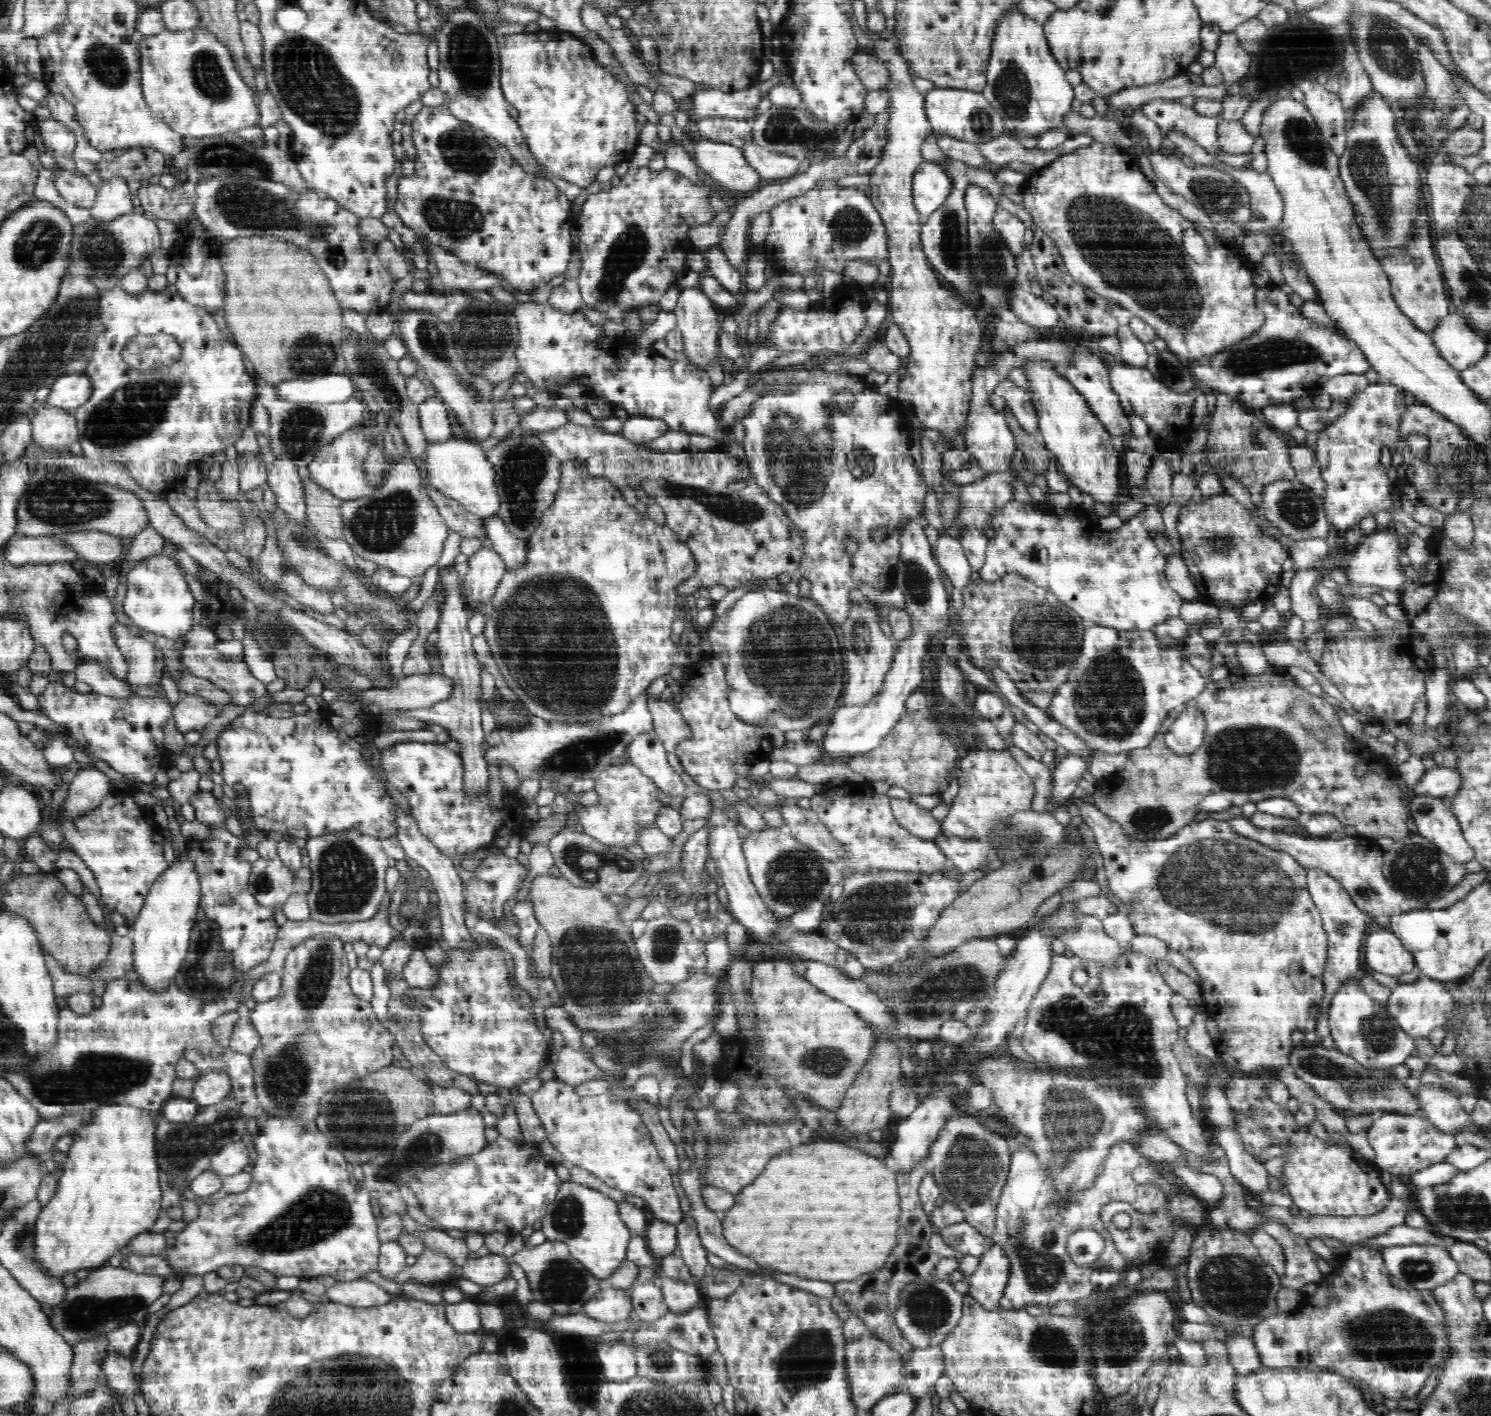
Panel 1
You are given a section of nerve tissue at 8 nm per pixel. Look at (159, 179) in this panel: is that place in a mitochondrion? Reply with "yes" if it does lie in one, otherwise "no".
no

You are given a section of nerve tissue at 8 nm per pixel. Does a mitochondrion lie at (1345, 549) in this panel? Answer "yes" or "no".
no

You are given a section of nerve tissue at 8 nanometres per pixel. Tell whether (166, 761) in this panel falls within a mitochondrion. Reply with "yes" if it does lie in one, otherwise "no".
no

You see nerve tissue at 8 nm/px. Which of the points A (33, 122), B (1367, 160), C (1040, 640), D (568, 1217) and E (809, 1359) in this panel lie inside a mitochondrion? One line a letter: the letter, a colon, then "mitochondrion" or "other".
A: other
B: mitochondrion
C: mitochondrion
D: mitochondrion
E: mitochondrion

